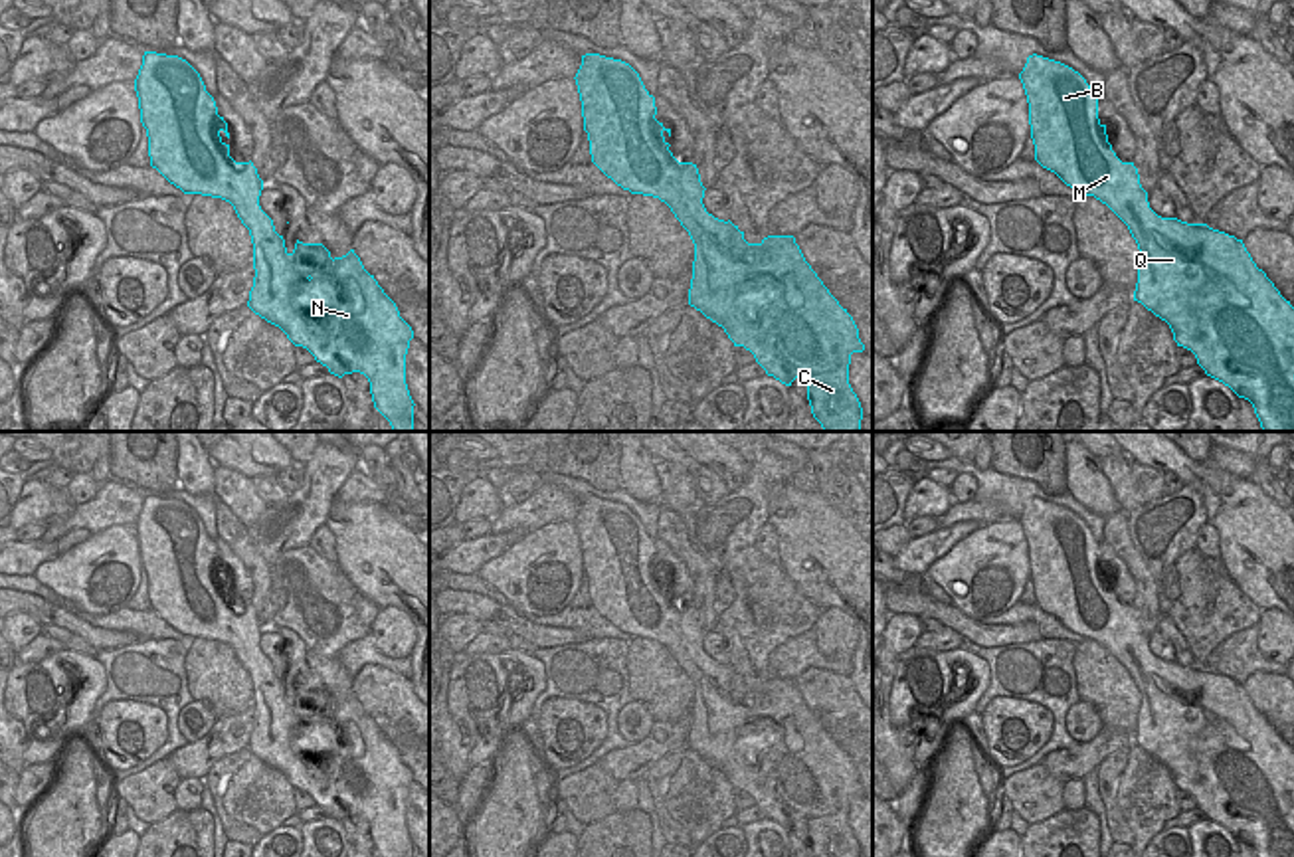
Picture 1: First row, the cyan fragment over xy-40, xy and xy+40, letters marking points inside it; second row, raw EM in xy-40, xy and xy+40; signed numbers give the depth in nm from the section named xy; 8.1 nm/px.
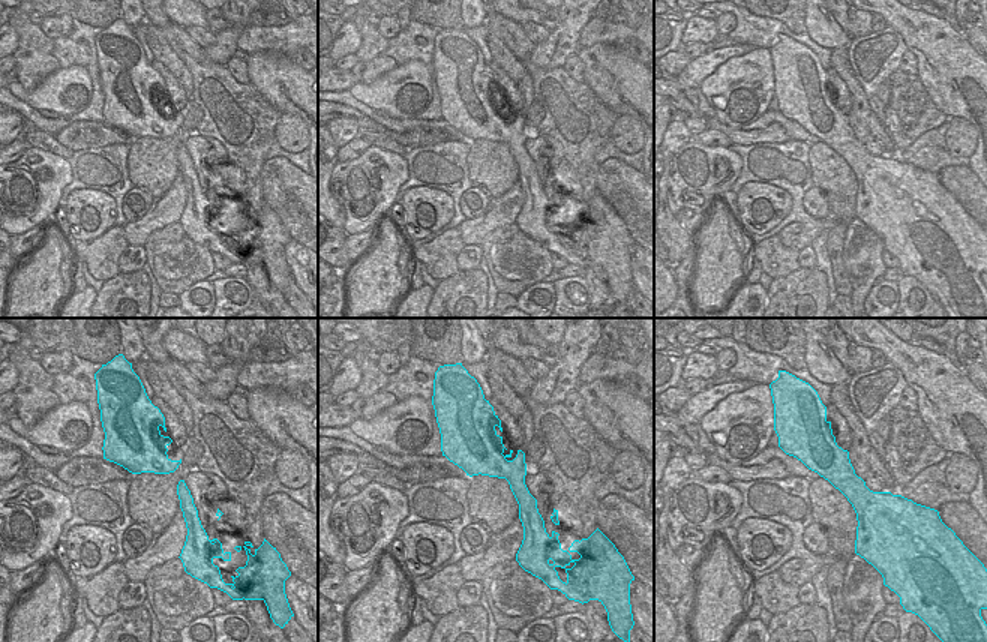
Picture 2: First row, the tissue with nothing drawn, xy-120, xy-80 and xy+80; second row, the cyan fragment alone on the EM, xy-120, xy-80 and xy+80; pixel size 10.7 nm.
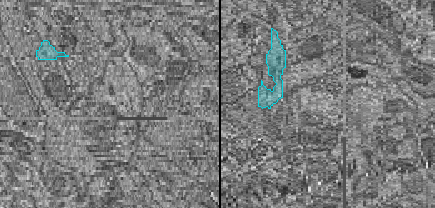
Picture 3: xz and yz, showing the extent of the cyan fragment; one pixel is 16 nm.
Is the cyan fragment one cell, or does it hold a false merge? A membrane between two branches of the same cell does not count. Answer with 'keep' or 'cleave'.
keep

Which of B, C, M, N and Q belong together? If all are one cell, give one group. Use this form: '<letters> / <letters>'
B C M N Q

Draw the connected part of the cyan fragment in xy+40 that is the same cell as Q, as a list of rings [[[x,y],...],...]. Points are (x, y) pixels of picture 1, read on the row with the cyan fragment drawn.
[[[1029,55],[1019,73],[1027,103],[1035,160],[1055,172],[1066,186],[1106,204],[1130,230],[1140,249],[1134,301],[1165,321],[1177,346],[1191,350],[1207,376],[1229,386],[1252,404],[1262,431],[1294,431],[1294,307],[1262,269],[1256,267],[1243,239],[1213,230],[1207,224],[1187,224],[1157,216],[1140,184],[1134,162],[1122,162],[1108,143],[1106,125],[1098,119],[1098,99],[1086,79],[1072,67]]]

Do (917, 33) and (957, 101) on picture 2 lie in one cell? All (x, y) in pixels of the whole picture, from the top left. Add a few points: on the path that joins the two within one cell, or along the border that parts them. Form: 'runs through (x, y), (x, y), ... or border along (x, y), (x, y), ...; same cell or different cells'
runs through (933, 50), (947, 63), (947, 84); same cell

